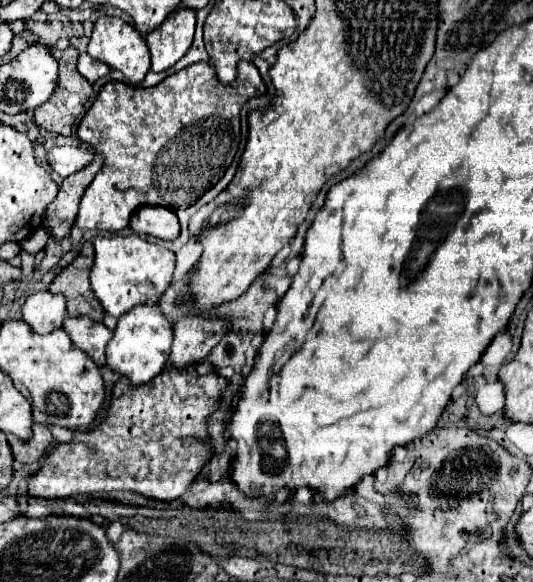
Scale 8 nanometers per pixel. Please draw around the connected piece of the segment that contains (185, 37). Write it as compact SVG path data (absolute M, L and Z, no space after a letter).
M176 8L168 20L146 34L146 42L152 54L152 70L164 72L176 60L180 60L188 48L192 46L194 38L194 26L196 26L196 12L192 8Z

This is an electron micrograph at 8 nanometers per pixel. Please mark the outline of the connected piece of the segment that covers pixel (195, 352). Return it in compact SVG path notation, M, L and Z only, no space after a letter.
M186 316L178 320L174 324L170 364L186 368L204 360L228 330L230 324L218 318L206 320L202 316Z

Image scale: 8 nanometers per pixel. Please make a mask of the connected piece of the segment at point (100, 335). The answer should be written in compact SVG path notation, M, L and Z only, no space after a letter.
M64 318L62 328L80 350L84 350L98 366L104 366L104 348L112 338L112 332L102 322L88 318Z

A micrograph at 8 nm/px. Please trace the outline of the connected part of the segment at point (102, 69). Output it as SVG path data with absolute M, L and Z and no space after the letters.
M82 52L80 56L78 56L78 72L88 80L88 82L96 82L98 78L102 78L102 76L106 76L108 72L110 72L110 66L108 64L100 64L100 60L94 60L94 58L90 58L86 52Z

